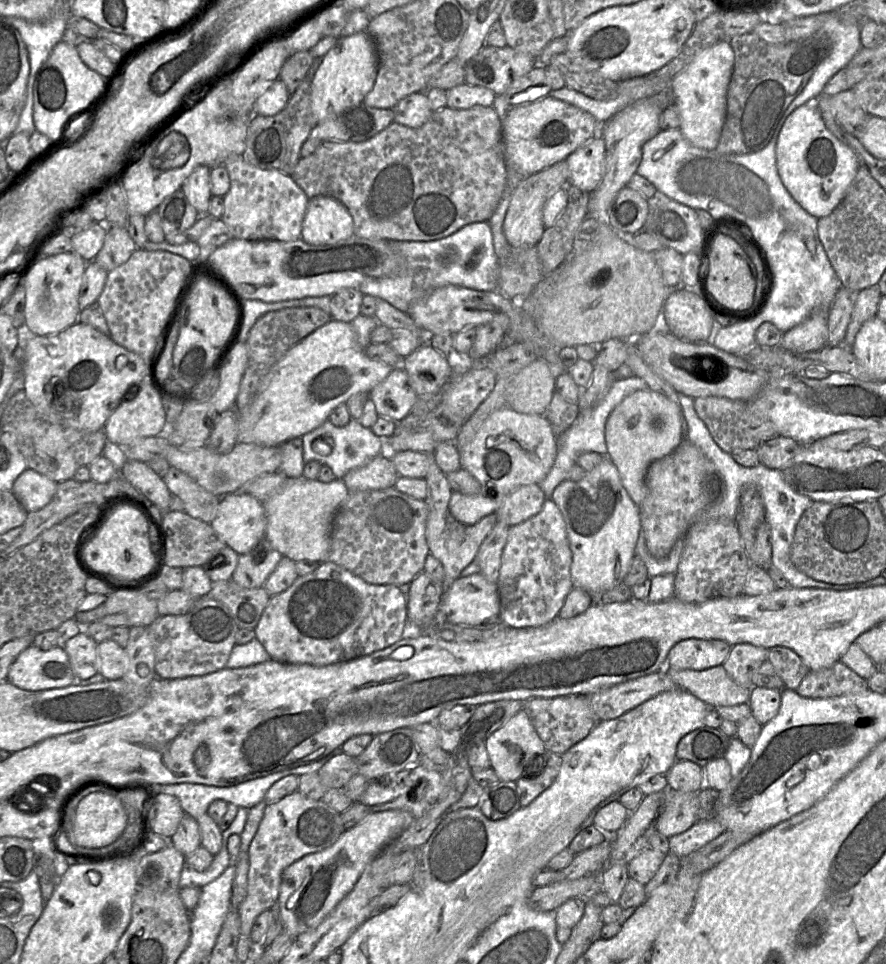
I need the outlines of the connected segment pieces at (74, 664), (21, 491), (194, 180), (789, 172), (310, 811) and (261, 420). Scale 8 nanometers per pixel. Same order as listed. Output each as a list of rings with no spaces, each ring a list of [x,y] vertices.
[[[84,631],[64,644],[75,679],[86,680],[98,673],[97,646]]]
[[[27,468],[15,480],[12,492],[29,513],[46,506],[53,499],[57,486],[57,482]]]
[[[198,166],[184,181],[181,189],[190,204],[197,210],[199,215],[208,213],[211,199],[211,167]]]
[[[814,103],[795,109],[785,120],[776,144],[777,172],[792,198],[816,219],[828,216],[842,201],[859,168],[855,153],[825,126]]]
[[[297,790],[266,805],[248,850],[247,894],[238,909],[242,935],[250,936],[257,916],[276,907],[283,871],[303,856],[332,846],[344,830],[339,812],[322,800],[309,799]]]
[[[330,320],[327,324],[309,334],[306,338],[293,346],[263,378],[259,387],[258,394],[256,395],[253,403],[246,412],[239,414],[239,430],[237,435],[237,442],[257,444],[267,447],[278,446],[290,439],[302,437],[304,434],[320,426],[323,422],[328,420],[328,416],[334,408],[340,404],[346,403],[346,401],[354,394],[362,392],[369,393],[376,385],[382,382],[389,375],[393,367],[385,364],[384,362],[371,360],[366,355],[365,349],[366,348],[361,348],[359,346],[357,336],[351,327],[351,324],[347,322]]]

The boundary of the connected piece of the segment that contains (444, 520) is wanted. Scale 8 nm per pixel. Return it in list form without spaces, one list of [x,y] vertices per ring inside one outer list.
[[[434,453],[430,455],[430,465],[424,477],[427,482],[427,495],[424,499],[428,506],[426,521],[426,541],[429,552],[441,562],[444,568],[443,593],[460,577],[461,572],[473,562],[478,550],[497,522],[496,514],[483,517],[473,525],[466,525],[457,521],[449,510],[451,488],[445,474],[438,467]]]

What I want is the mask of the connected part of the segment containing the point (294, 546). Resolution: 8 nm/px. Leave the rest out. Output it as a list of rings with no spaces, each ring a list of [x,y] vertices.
[[[286,478],[283,487],[273,494],[263,507],[266,513],[265,538],[283,557],[294,562],[328,561],[334,516],[348,498],[347,486],[341,479],[330,483],[300,478]]]

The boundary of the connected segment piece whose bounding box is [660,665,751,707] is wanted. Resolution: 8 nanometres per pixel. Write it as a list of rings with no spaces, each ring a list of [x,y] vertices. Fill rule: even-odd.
[[[722,665],[705,670],[673,669],[665,666],[660,671],[666,673],[678,688],[688,691],[710,707],[748,704],[749,702],[751,689],[741,687],[735,683]]]

